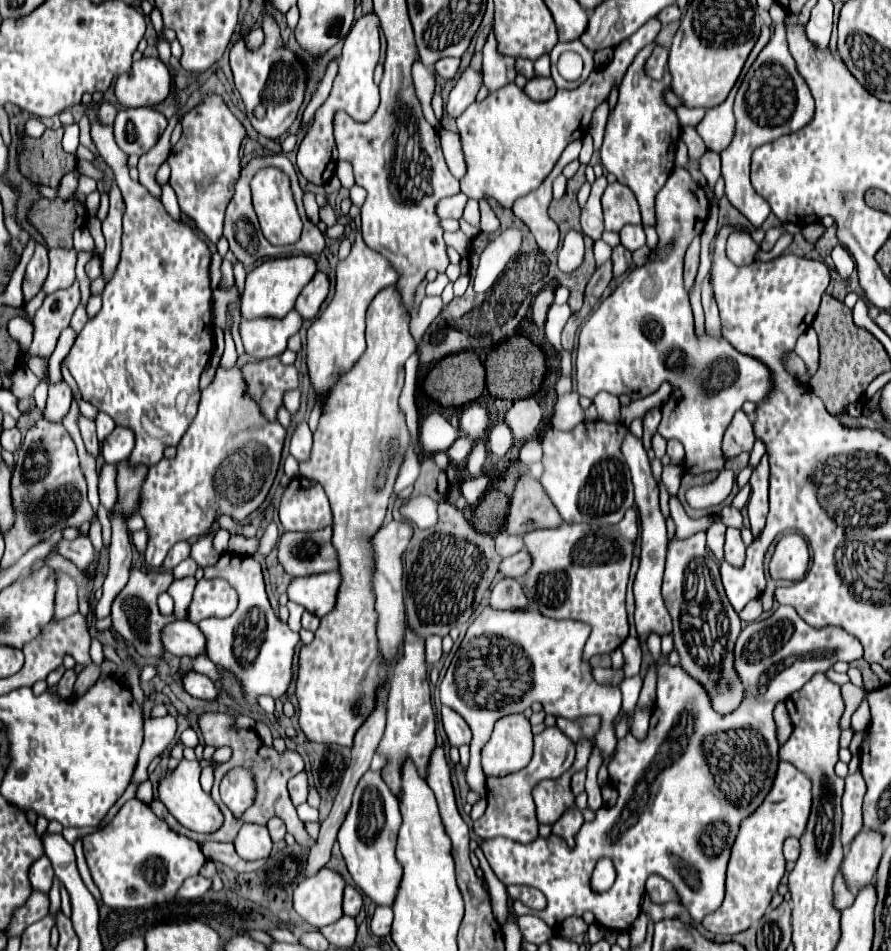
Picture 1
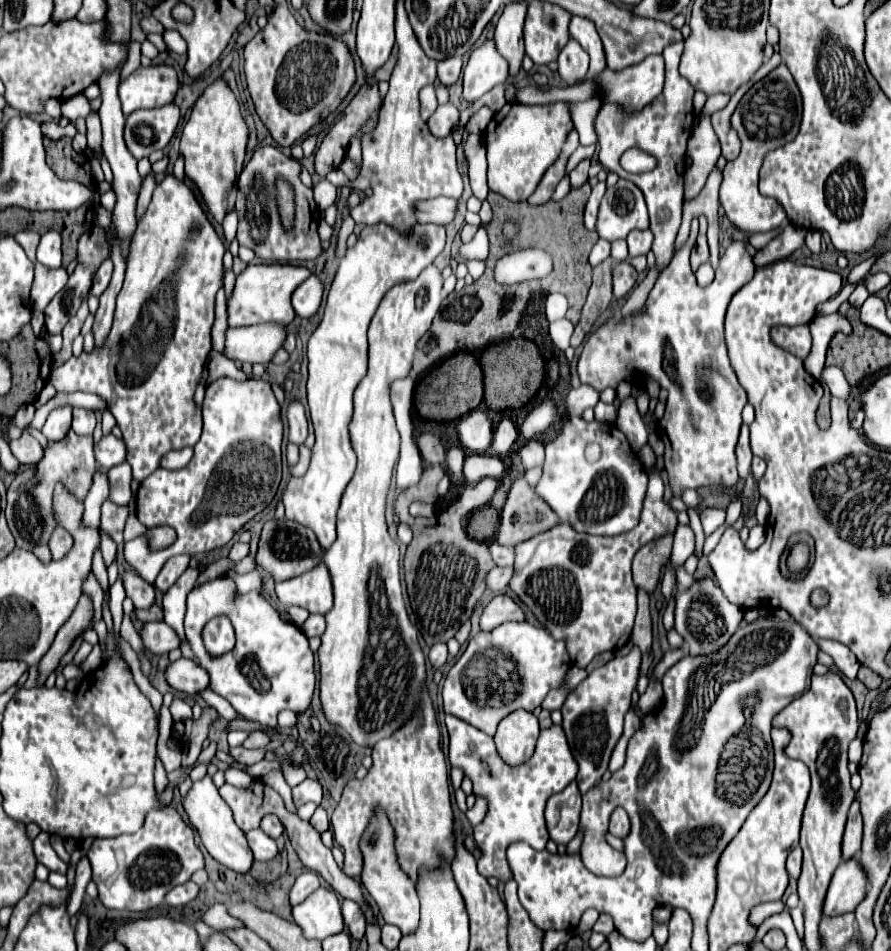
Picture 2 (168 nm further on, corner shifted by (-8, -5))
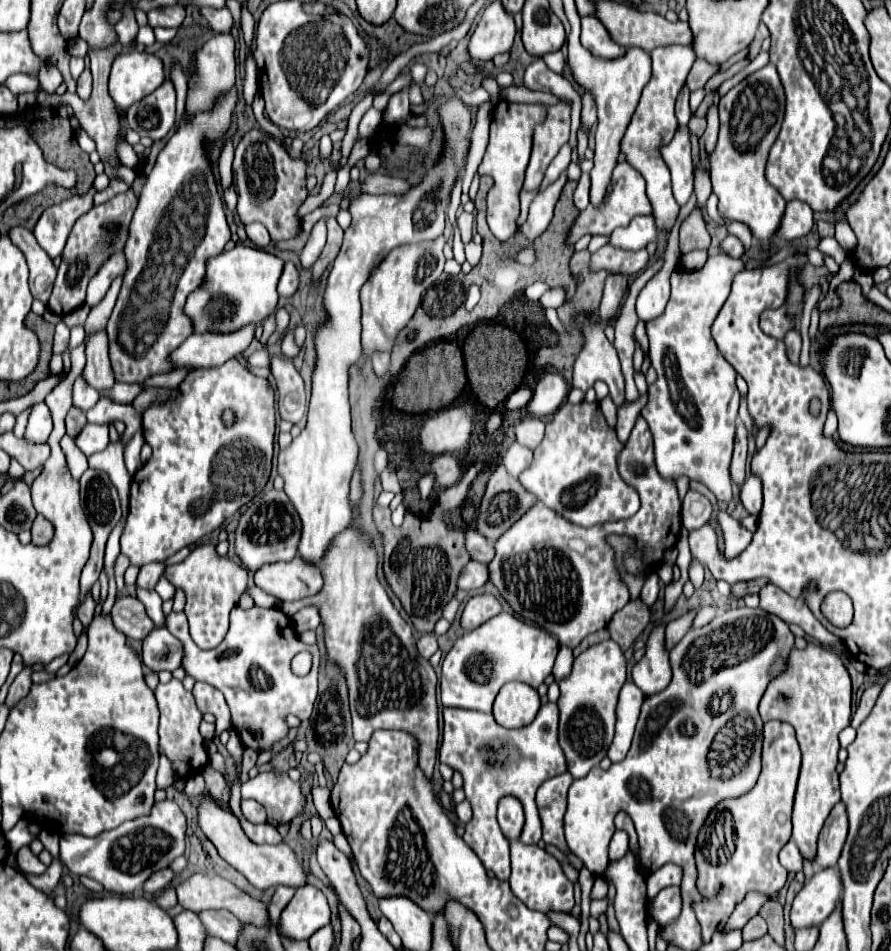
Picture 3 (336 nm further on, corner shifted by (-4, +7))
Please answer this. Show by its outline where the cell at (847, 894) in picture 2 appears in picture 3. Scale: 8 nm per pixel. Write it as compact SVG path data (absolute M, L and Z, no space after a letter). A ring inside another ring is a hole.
M835 869L817 871L795 895L789 921L795 931L821 925L837 907L843 885Z

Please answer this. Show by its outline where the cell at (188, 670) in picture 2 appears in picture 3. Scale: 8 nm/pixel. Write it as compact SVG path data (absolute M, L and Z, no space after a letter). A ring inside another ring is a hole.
M165 627L151 629L151 635L143 639L143 663L151 671L175 671L181 665L181 659L183 647Z

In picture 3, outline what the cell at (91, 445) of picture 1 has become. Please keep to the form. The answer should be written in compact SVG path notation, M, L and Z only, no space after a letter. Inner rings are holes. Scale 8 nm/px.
M81 375L73 383L73 405L89 411L99 401L99 391L93 389Z

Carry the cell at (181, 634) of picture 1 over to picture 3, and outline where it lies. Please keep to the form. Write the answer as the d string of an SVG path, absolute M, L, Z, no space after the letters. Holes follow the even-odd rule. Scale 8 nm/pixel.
M117 597L113 609L111 609L111 619L117 631L121 631L129 639L143 639L151 629L153 623L145 613L143 603L139 603L137 597Z

